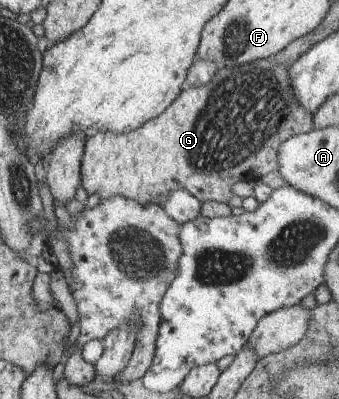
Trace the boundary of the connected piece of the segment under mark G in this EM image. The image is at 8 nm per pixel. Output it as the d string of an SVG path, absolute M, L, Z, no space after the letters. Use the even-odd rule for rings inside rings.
M272 58L233 68L220 68L209 84L199 88L186 85L163 114L145 122L141 128L125 134L97 132L86 139L80 166L80 186L88 196L98 194L101 202L115 196L123 196L143 206L158 204L163 207L169 194L175 190L187 190L202 203L215 201L215 196L199 196L199 192L193 192L199 190L199 178L207 178L205 182L209 186L225 188L225 198L217 196L217 201L229 202L234 196L233 192L227 192L229 188L241 180L254 179L257 182L265 174L275 172L279 168L279 146L292 136L311 132L314 126L314 115L311 116L293 94L288 68L283 64L273 64ZM209 174L213 174L219 184L213 184Z

